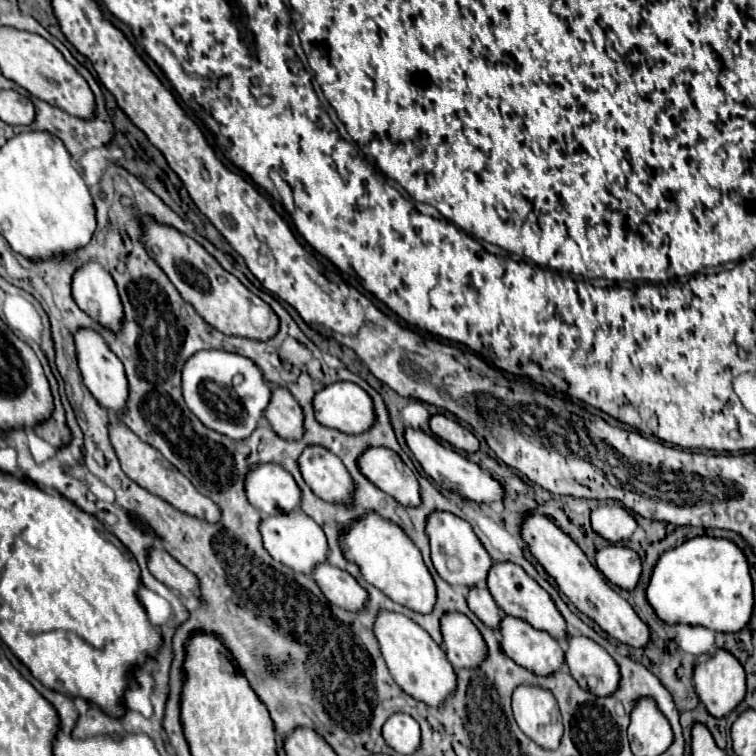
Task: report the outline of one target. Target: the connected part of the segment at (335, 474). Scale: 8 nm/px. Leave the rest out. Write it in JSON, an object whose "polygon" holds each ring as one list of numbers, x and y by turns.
{"polygon":[[310,445,298,457,300,473,306,485,324,501,348,501,352,479,344,463,326,447]]}

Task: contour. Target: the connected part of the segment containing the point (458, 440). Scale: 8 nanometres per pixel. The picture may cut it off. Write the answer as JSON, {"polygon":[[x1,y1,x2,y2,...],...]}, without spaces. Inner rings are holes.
{"polygon":[[434,415,430,419,430,429,432,429,434,435,438,435,444,441,448,441,456,449,462,449,466,453,478,451,478,445,480,445,478,439,474,437,472,431,464,429,458,421,452,421,452,419,444,417,444,415]]}

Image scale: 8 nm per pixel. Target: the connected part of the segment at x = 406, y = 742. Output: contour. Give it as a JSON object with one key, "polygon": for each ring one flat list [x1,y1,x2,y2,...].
{"polygon":[[394,713,386,719,382,727,382,735,386,743,404,755,410,755,420,745,420,727,418,723,406,713]]}

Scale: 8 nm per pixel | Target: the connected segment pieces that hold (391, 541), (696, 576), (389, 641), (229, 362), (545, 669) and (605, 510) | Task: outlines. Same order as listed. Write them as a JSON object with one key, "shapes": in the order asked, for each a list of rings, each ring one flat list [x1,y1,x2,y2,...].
{"shapes":[[[368,511,340,529,338,543,342,547,344,559,358,565,362,577,370,585,378,587,386,597,418,613,432,611,436,603,436,587,432,575,428,573,414,541,394,521,382,517,376,511]],[[694,537,666,551,652,571,646,595,656,615,666,623,704,625,724,633,740,631,748,623,754,605,744,553,732,541,714,537]],[[378,611,374,621,374,635,378,639,382,657,390,669,390,675,408,695,432,707,442,705,444,699,452,695,452,687,456,687,454,667,448,663,442,649,418,623,394,611]],[[198,351,182,367,182,393,188,409,206,427,240,441,260,423,270,399,270,385,262,377,262,371,242,355,228,351]],[[500,613,500,647,522,667,538,675,558,671,564,663,564,649,546,631,534,629,528,621]],[[618,503,598,505,592,511,592,529,610,543,630,539,636,527,636,519]]]}

